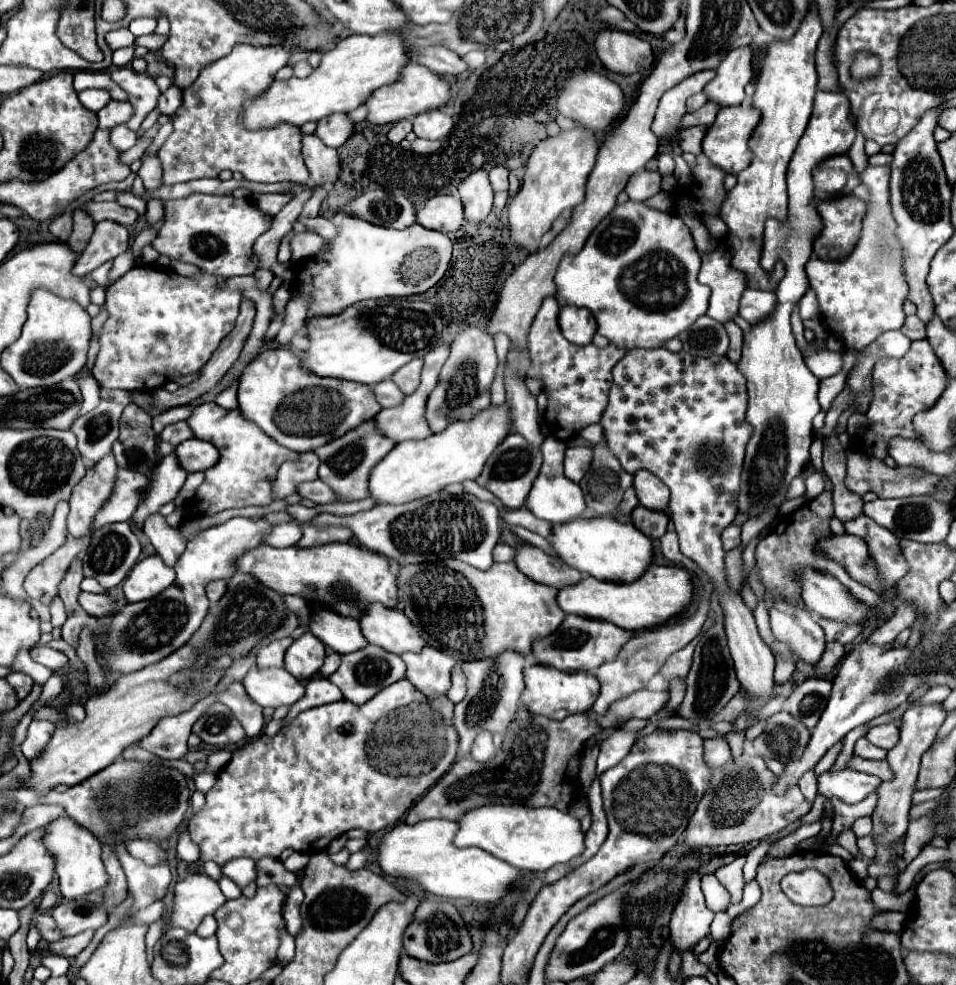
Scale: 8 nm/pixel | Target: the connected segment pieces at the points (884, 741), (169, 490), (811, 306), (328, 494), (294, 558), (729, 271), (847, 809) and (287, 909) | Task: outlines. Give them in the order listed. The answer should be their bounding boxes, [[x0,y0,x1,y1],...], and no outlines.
[[867,723,899,749],[133,455,187,531],[799,289,819,319],[299,479,337,503],[237,543,397,617],[699,247,745,323],[829,793,877,837],[283,887,303,937]]

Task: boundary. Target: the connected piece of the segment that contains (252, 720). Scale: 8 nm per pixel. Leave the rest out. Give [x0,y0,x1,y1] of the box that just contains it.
[219,683,265,739]

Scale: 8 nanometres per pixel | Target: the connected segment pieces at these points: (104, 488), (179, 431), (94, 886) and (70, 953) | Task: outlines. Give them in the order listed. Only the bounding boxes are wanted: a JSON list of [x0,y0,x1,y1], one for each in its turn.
[[67,455,117,537],[159,421,193,445],[45,817,109,899],[51,931,95,957]]

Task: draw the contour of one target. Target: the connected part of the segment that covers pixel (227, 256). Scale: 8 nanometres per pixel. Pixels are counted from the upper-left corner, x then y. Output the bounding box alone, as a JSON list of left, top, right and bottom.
[153,193,271,275]

